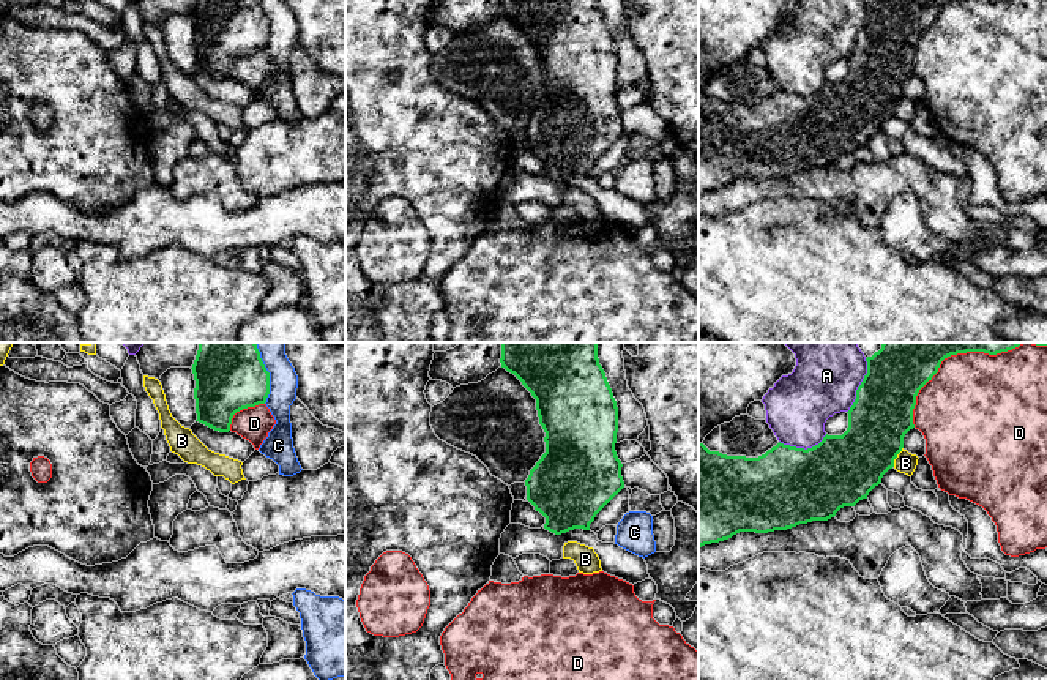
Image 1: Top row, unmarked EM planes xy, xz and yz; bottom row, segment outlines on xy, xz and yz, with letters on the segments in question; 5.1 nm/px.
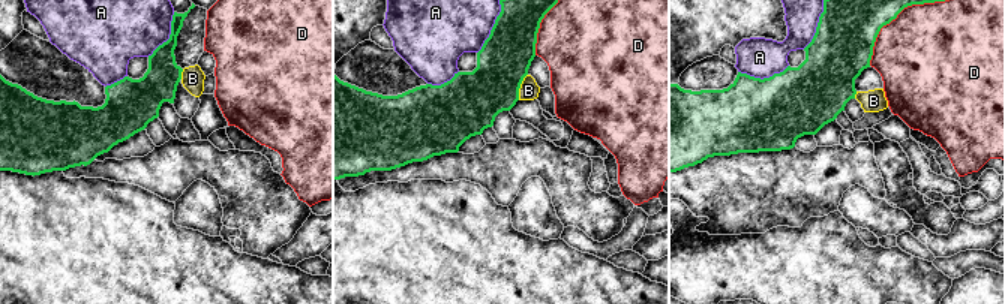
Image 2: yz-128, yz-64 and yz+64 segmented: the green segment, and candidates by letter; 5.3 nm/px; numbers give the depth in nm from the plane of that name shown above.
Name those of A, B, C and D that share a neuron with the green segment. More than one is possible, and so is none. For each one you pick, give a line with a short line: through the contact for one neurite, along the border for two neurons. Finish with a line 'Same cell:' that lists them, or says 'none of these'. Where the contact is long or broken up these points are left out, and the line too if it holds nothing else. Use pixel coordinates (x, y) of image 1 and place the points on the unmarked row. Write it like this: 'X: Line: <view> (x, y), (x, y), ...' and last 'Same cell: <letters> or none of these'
Same cell: none of these

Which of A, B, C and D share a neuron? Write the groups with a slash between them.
A / B / C / D

